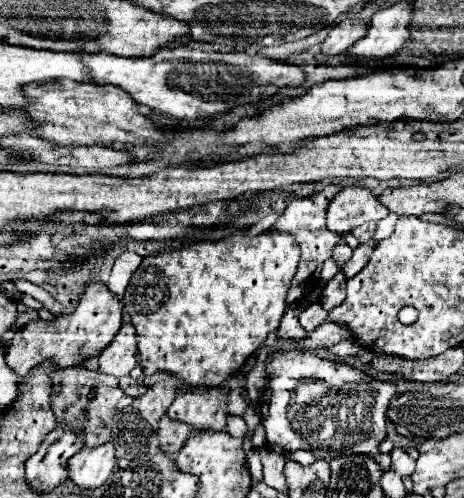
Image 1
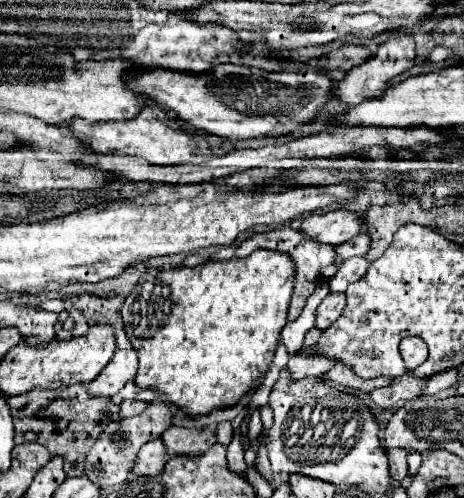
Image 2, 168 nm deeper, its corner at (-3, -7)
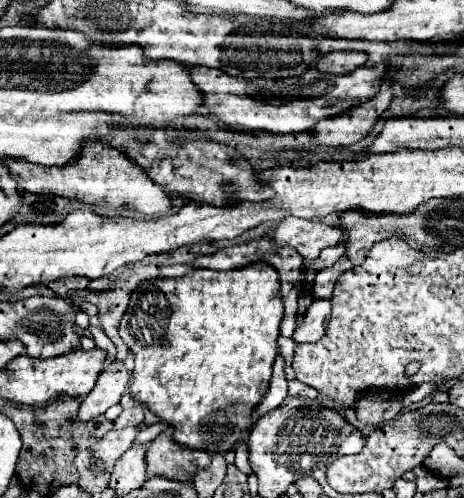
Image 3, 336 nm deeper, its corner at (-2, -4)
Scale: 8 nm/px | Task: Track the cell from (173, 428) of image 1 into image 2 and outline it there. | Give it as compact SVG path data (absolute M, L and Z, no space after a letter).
M161 437L153 439L151 443L143 445L139 455L137 455L137 461L135 461L135 467L133 471L137 475L151 475L151 477L157 477L161 475L165 463L167 463L167 447L163 443Z

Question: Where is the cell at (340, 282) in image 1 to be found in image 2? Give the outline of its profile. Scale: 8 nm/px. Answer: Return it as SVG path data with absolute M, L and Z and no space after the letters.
M329 293L319 309L317 309L317 321L315 321L315 327L319 329L327 329L345 309L347 305L347 299L345 299L345 293Z

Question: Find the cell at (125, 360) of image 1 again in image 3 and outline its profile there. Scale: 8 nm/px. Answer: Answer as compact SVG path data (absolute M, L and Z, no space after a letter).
M112 362L106 370L100 372L94 390L82 400L78 418L82 422L90 422L96 416L102 416L110 406L120 402L126 386L130 382L130 372L126 370L124 362Z

